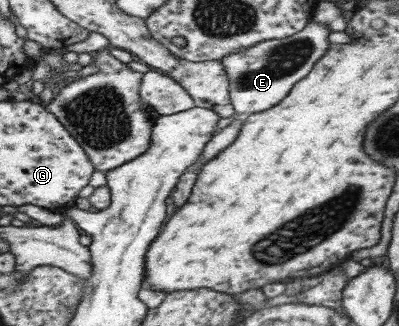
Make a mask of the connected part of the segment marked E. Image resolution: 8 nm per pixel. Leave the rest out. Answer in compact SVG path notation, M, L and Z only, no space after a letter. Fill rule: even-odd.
M311 22L293 36L267 40L221 59L221 63L227 69L227 75L230 76L231 100L236 115L251 116L269 110L277 106L281 100L285 100L295 84L303 80L313 70L313 66L327 54L329 46L332 46L329 43L329 36L329 25Z

